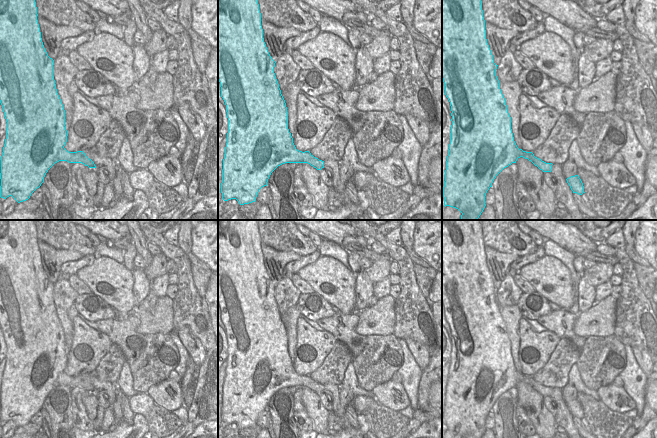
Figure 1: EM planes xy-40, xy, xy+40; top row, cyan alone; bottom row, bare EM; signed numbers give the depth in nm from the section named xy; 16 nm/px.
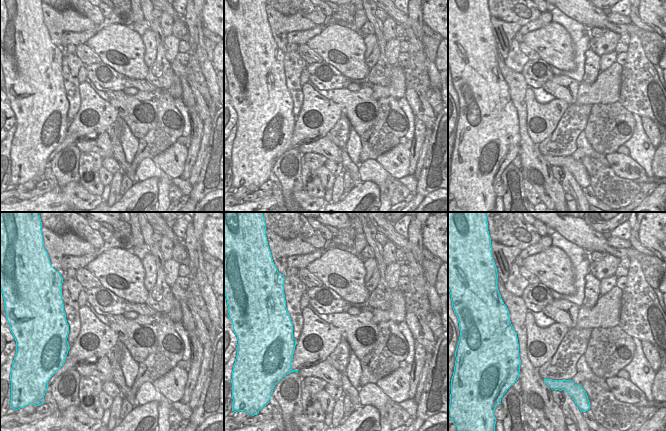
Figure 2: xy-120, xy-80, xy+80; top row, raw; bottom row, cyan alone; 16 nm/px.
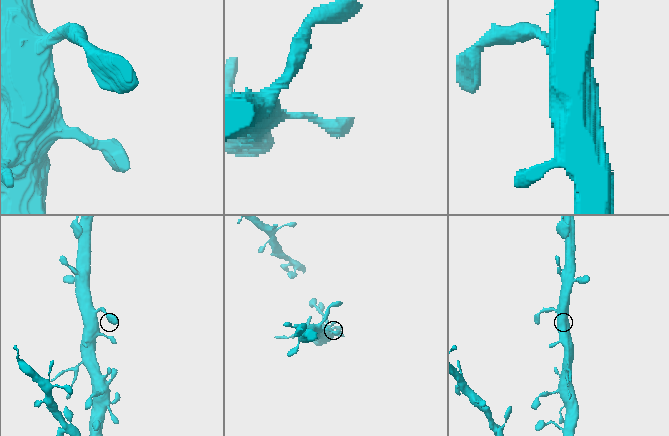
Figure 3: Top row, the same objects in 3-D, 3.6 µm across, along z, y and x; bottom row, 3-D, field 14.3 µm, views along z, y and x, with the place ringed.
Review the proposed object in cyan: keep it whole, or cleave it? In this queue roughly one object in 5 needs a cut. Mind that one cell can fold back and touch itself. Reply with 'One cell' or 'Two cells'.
One cell.

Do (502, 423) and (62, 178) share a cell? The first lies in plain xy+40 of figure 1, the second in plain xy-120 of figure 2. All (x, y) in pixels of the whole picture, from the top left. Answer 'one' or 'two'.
one

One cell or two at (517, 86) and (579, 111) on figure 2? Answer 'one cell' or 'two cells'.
two cells

